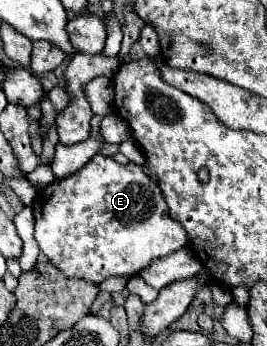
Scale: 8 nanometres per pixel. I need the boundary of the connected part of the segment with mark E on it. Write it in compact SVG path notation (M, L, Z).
M95 154L75 174L41 188L33 200L35 240L49 262L67 278L101 284L109 276L139 274L153 258L187 244L179 222L171 220L159 186L141 166L117 164Z

